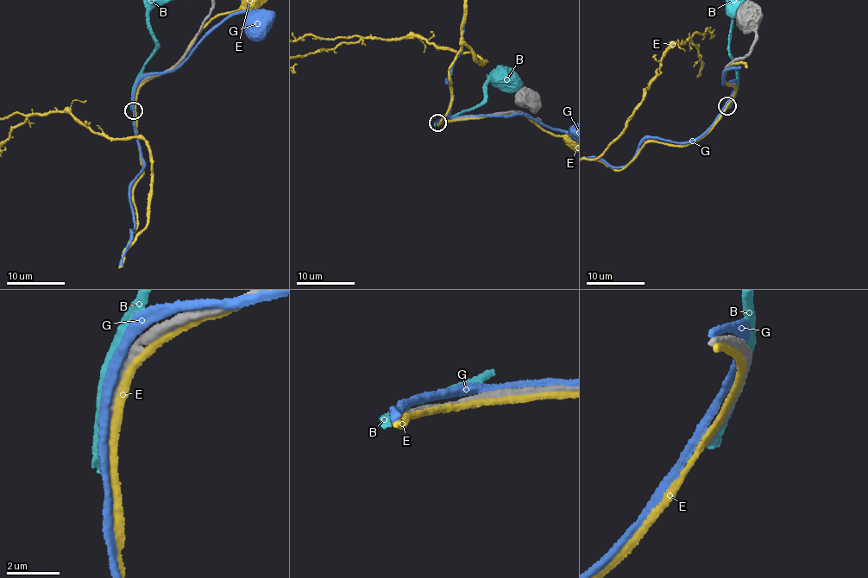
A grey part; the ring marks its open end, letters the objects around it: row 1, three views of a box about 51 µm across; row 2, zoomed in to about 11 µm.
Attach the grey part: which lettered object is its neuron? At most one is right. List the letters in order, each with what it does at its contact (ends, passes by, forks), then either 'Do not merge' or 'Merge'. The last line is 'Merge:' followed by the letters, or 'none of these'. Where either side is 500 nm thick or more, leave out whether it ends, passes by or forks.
B: It ends there. Do not merge
E: It passes by. Do not merge
G: It passes by. Do not merge
Merge: none of these

